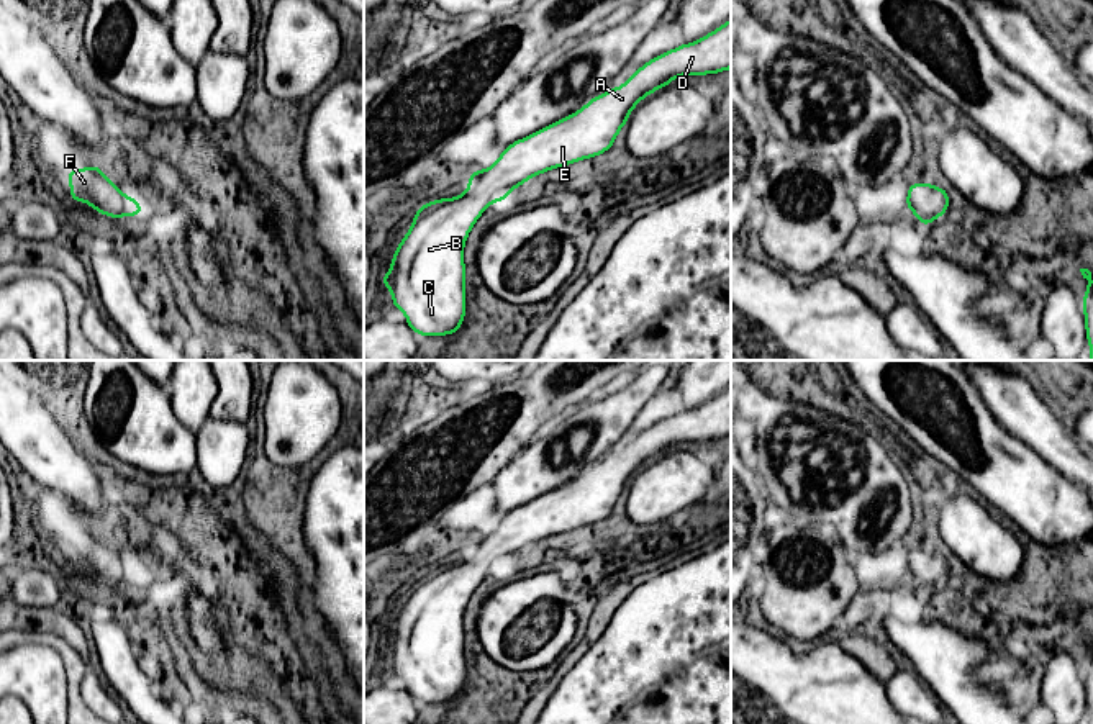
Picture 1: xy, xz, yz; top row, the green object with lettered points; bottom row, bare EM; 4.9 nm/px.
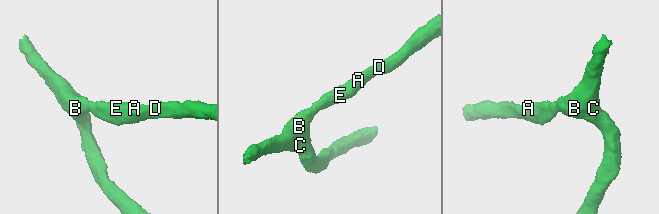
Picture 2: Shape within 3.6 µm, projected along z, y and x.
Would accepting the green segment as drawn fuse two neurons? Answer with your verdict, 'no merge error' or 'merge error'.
no merge error

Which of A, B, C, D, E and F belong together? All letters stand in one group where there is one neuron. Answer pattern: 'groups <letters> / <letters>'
groups A B C D E F

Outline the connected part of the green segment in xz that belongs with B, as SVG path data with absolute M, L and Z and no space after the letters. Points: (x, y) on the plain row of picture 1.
M731 387L701 406L664 419L637 436L624 452L592 465L583 475L513 511L506 513L498 527L483 537L469 541L469 555L456 565L438 565L416 575L411 595L392 624L392 636L382 650L392 658L392 668L406 681L406 691L418 703L452 703L465 683L465 632L464 611L493 568L503 568L515 554L546 537L574 531L606 519L633 475L649 460L669 452L678 442L716 442L731 436Z

